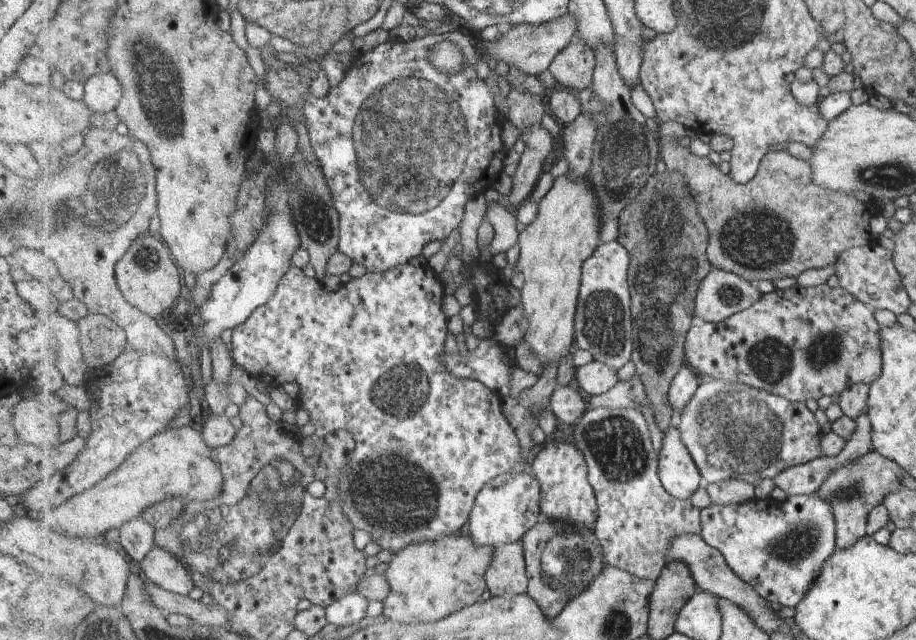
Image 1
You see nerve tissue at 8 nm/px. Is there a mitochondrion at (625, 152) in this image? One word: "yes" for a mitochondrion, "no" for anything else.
yes

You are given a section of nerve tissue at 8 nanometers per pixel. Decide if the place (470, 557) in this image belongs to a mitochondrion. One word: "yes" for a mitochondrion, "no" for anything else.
no

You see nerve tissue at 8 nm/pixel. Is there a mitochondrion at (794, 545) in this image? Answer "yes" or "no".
yes

